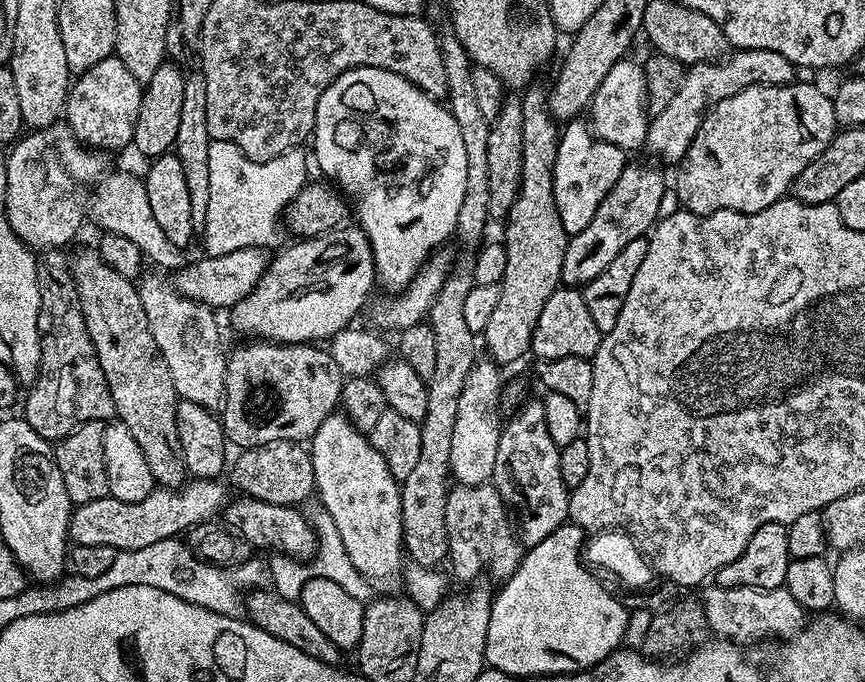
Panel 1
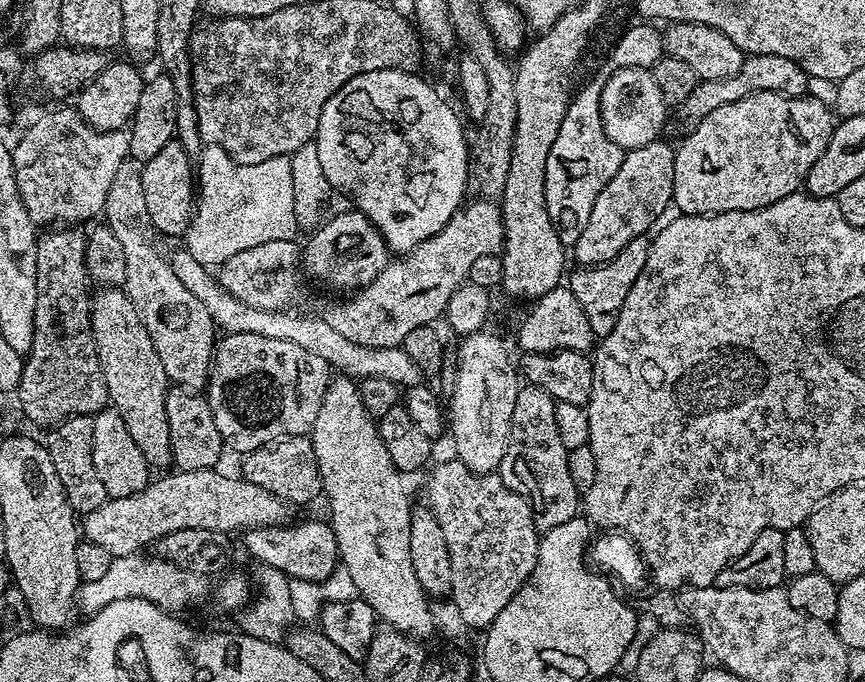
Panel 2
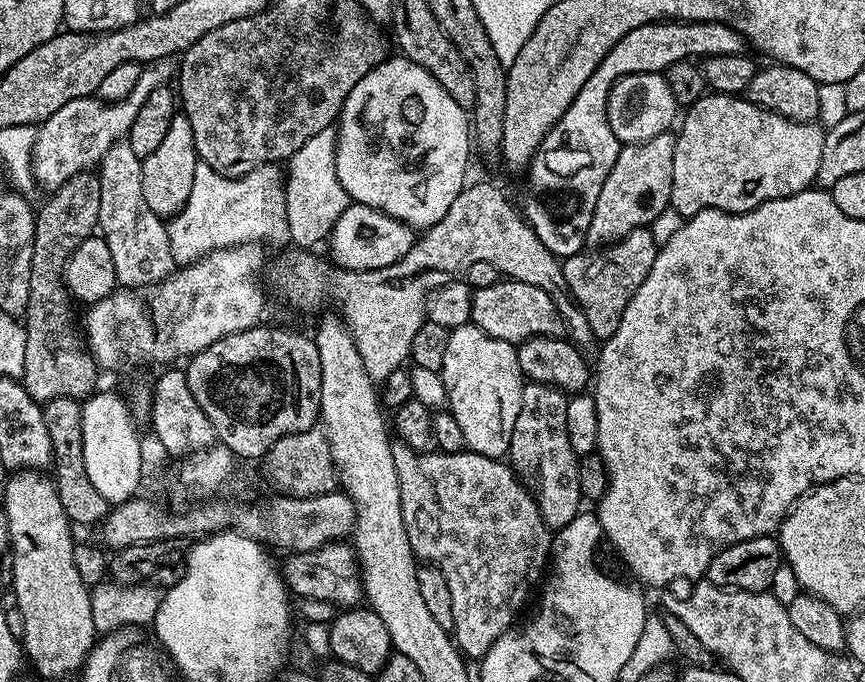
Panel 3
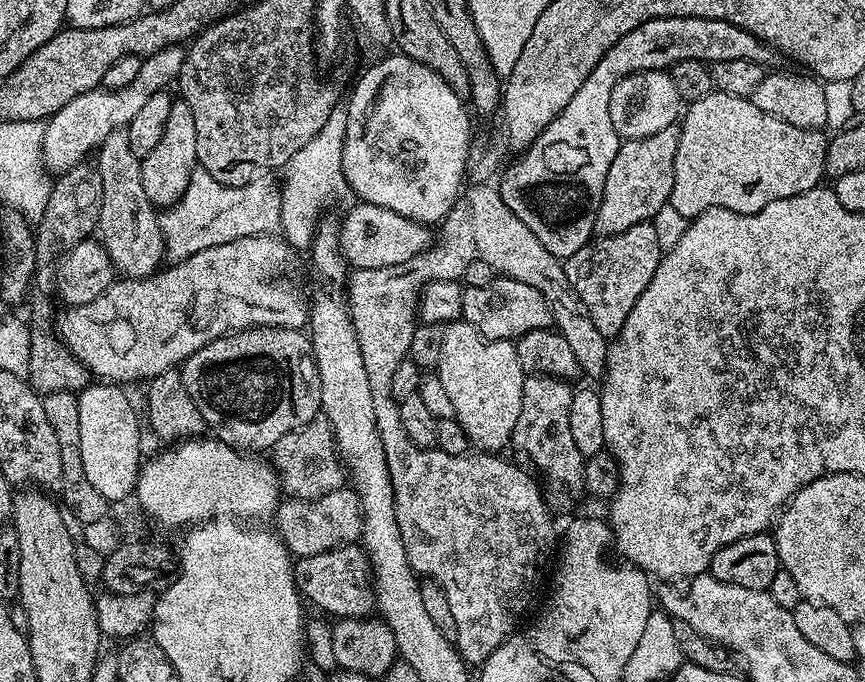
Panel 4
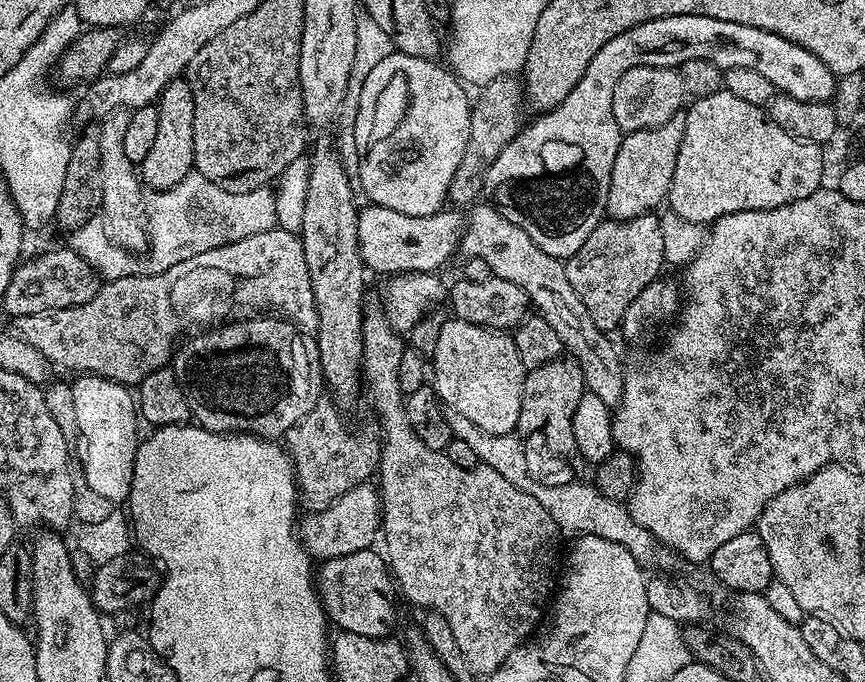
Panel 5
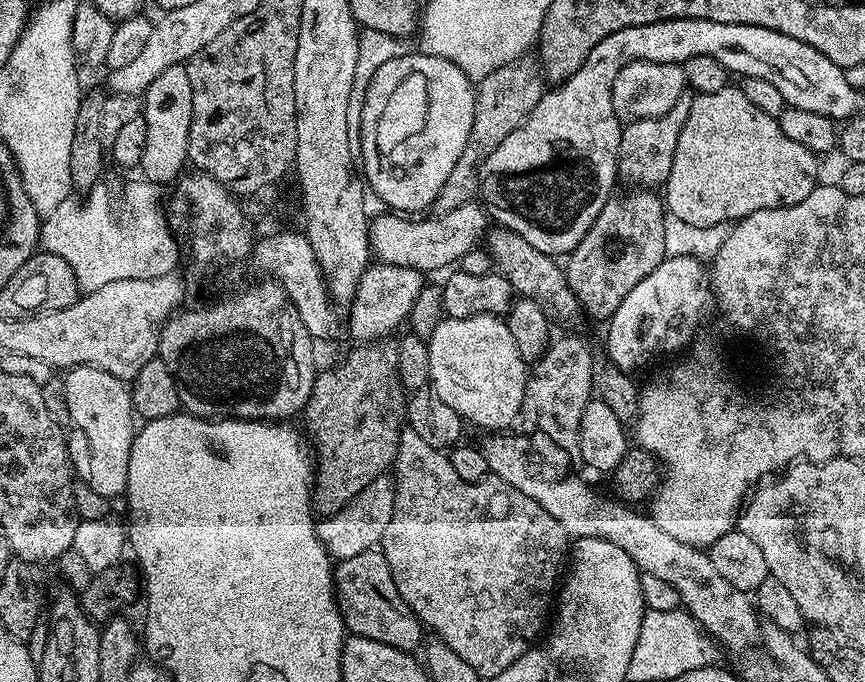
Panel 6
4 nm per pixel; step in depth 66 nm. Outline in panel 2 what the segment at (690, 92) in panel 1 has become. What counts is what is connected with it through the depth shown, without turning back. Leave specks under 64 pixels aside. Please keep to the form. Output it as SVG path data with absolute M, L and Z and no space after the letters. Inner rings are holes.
M774 54L748 56L742 70L734 74L734 78L725 80L700 80L694 86L690 96L682 106L682 112L689 116L692 122L706 118L710 110L718 110L718 106L726 106L730 102L738 102L742 98L752 96L756 92L780 92L784 96L805 95L808 91L808 76L796 62L790 58Z

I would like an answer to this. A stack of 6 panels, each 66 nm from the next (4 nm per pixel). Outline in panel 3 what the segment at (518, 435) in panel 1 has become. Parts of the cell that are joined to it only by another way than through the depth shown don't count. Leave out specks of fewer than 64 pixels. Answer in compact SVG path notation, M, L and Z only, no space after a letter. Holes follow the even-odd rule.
M525 383L522 410L514 422L514 434L506 457L515 477L531 492L549 530L564 530L580 512L580 461L566 434L566 406L569 397L548 384Z

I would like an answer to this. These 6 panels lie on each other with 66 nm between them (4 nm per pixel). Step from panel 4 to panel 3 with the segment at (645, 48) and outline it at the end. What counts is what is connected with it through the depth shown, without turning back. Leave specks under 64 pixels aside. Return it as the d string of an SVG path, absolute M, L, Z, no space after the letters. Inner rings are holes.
M657 22L631 28L621 40L614 42L612 49L602 58L602 62L598 62L594 74L586 78L586 86L578 90L578 98L570 102L566 114L562 114L560 121L550 130L534 158L530 173L532 172L532 180L536 183L537 190L544 195L544 204L552 215L545 224L534 228L534 234L553 256L567 258L585 247L590 230L590 218L594 218L594 206L598 206L598 194L602 194L602 182L606 182L606 174L610 174L620 153L620 139L616 137L614 130L610 130L608 121L608 91L622 76L629 76L635 72L663 73L664 69L674 62L689 59L693 55L692 48L712 48L708 50L715 50L717 53L739 52L742 48L742 37L733 28L728 28L724 24Z

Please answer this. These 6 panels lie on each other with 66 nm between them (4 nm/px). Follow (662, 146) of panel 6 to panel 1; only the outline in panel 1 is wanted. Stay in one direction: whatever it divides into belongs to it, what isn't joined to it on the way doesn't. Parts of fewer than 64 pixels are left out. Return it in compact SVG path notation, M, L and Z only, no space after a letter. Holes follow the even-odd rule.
M625 163L622 174L618 174L618 182L614 182L610 194L602 198L602 206L594 210L590 226L569 239L562 258L561 281L568 286L590 283L610 266L610 262L614 262L614 258L618 258L618 254L622 254L626 242L647 237L658 220L658 206L665 189L664 176L658 169L648 164Z

